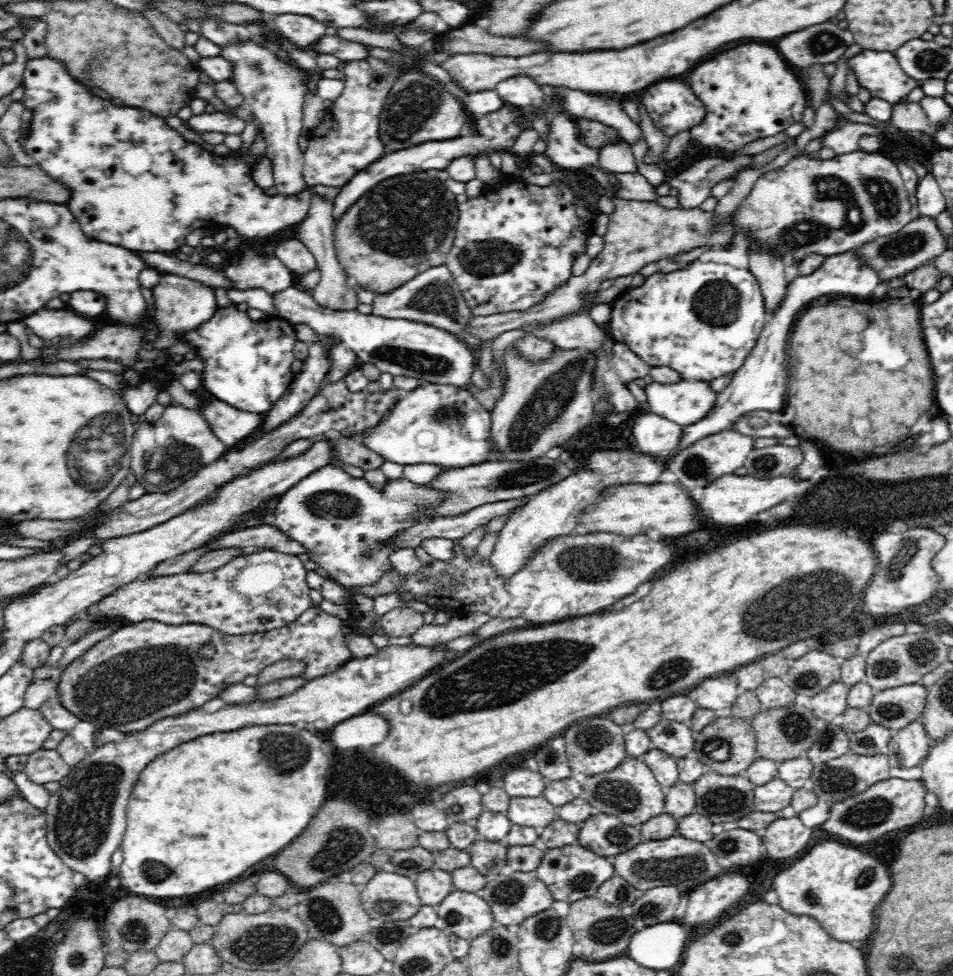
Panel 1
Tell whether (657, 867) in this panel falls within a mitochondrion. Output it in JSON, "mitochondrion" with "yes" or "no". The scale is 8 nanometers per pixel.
{"mitochondrion":"yes"}

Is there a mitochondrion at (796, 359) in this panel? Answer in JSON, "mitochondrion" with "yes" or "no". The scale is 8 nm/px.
{"mitochondrion":"no"}

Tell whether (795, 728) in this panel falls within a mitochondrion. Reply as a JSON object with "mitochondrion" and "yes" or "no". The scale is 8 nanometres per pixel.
{"mitochondrion":"yes"}

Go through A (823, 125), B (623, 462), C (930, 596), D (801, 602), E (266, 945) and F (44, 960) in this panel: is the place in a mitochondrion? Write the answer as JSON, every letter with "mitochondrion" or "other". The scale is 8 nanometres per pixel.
{"A":"other","B":"other","C":"other","D":"mitochondrion","E":"mitochondrion","F":"mitochondrion"}

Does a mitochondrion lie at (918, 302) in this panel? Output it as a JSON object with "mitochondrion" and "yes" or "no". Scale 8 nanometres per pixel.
{"mitochondrion":"no"}

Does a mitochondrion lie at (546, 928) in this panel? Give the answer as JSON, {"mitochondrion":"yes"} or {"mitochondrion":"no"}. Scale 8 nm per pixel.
{"mitochondrion":"yes"}

